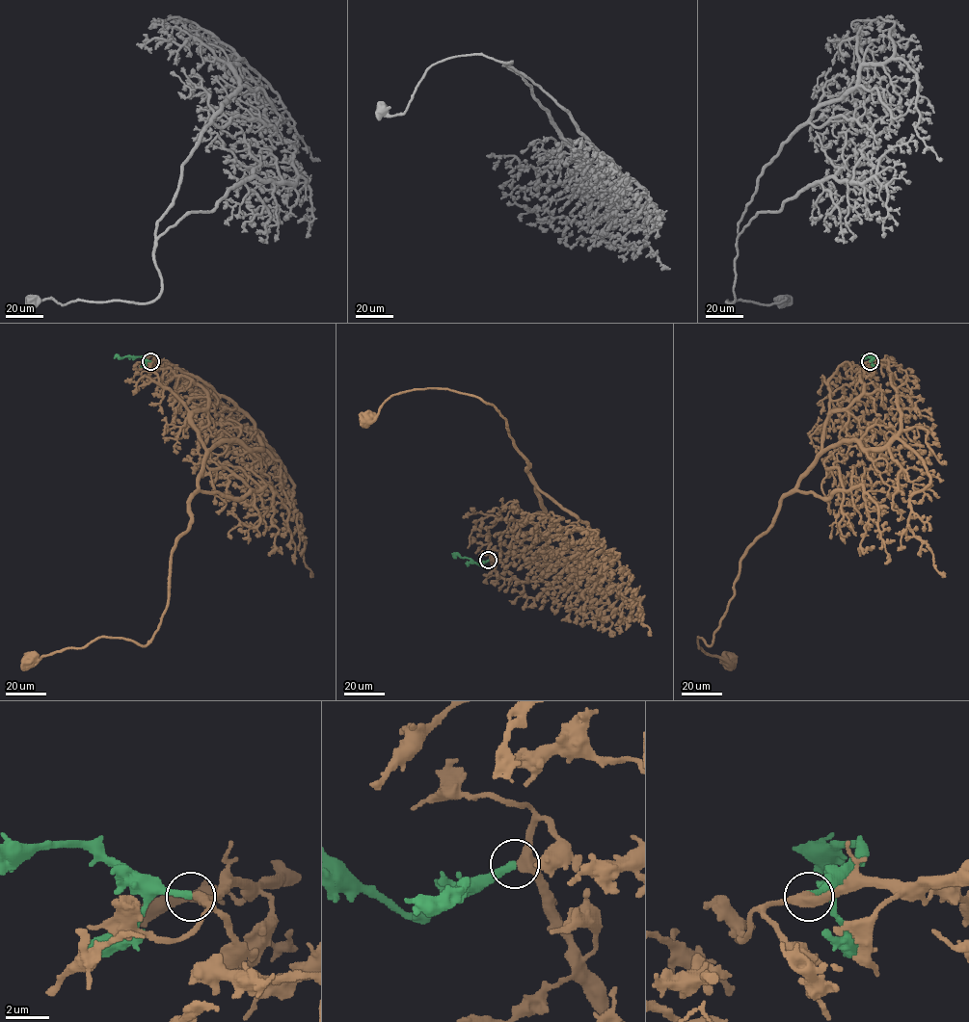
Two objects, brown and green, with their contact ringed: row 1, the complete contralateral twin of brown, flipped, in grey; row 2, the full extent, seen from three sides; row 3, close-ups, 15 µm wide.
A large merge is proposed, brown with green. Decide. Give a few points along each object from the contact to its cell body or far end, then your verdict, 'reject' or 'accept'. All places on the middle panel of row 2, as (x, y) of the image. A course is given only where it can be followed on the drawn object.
course brown (489, 560), (553, 587), (592, 589), (600, 575), (543, 510), (492, 405), (425, 388), (366, 419); course green (489, 560), (478, 564), (456, 553), (453, 558); accept

